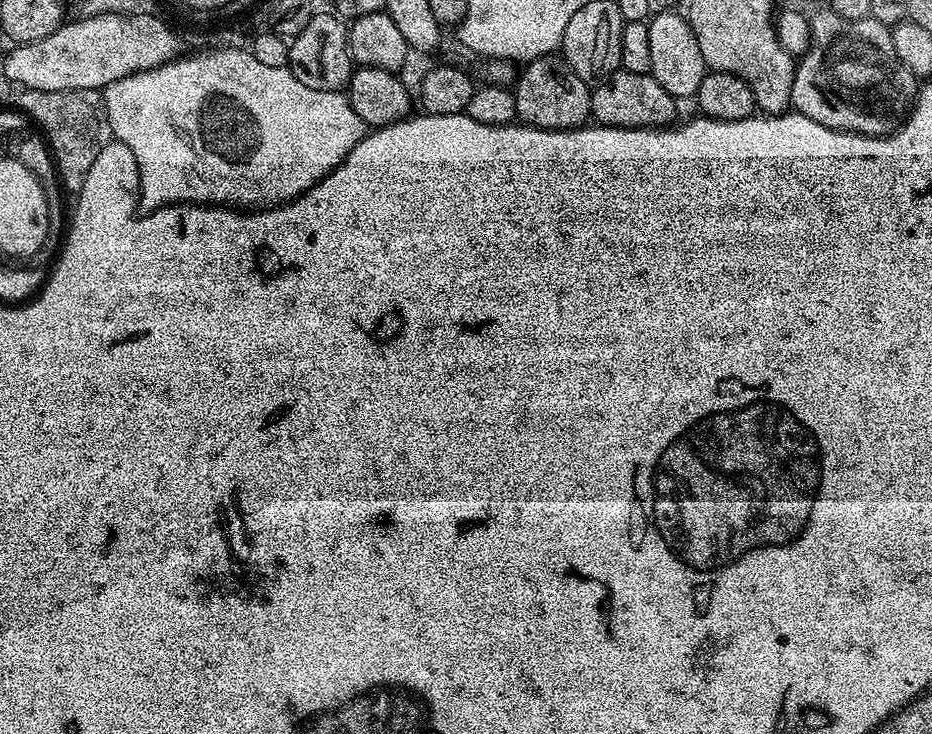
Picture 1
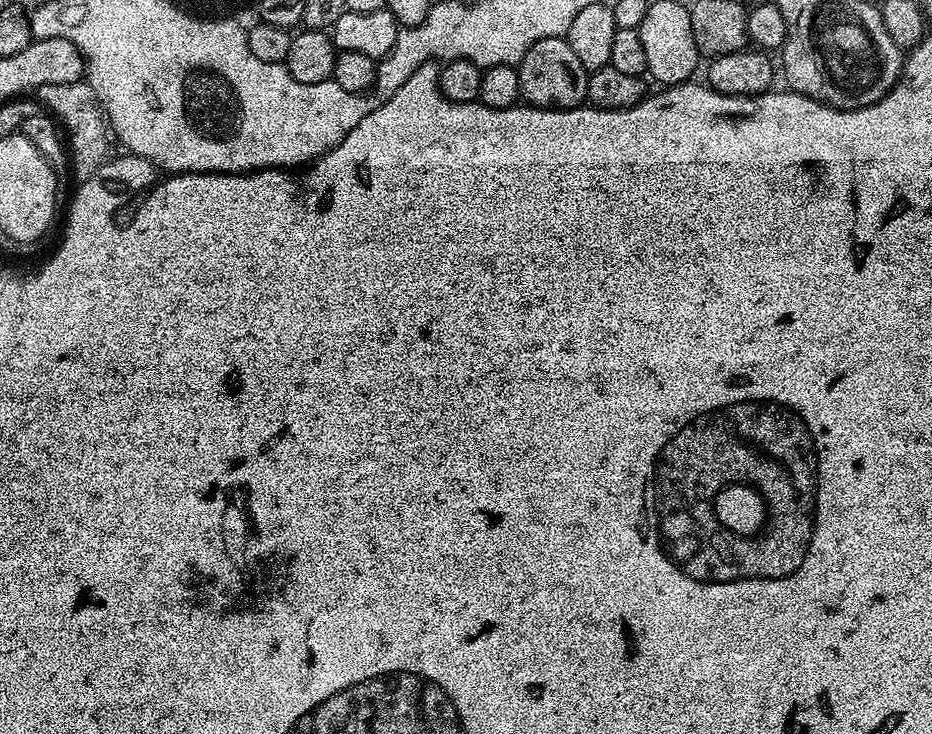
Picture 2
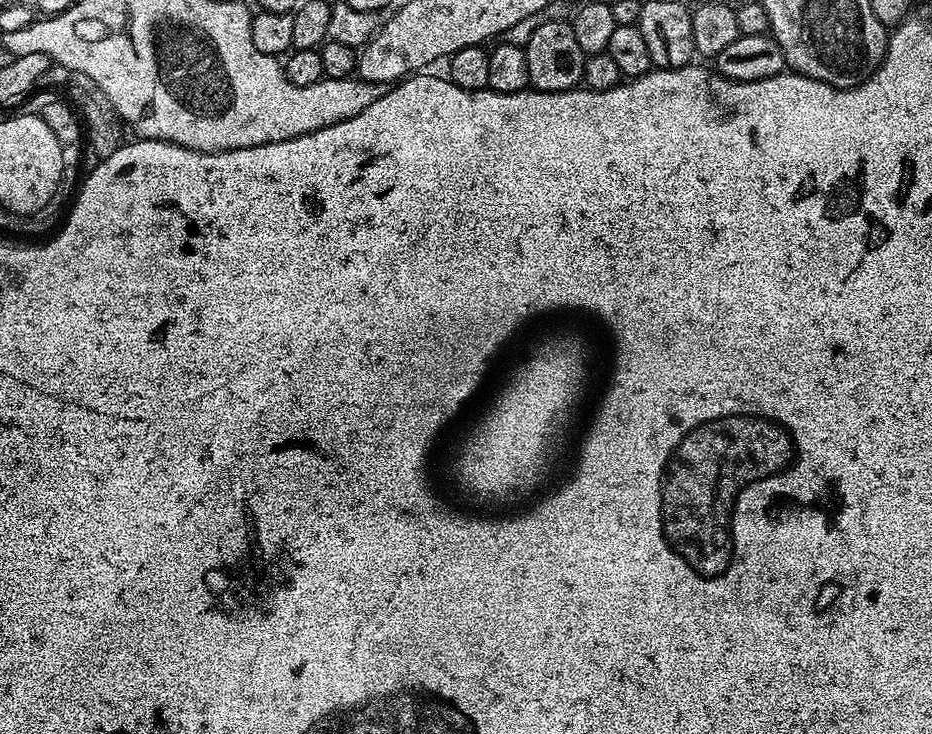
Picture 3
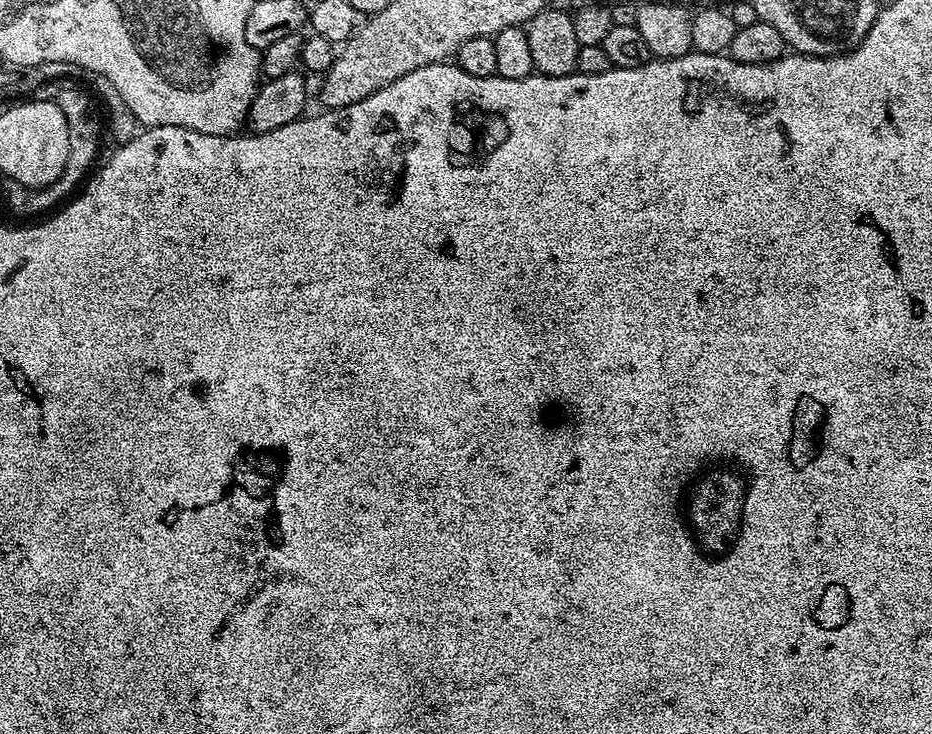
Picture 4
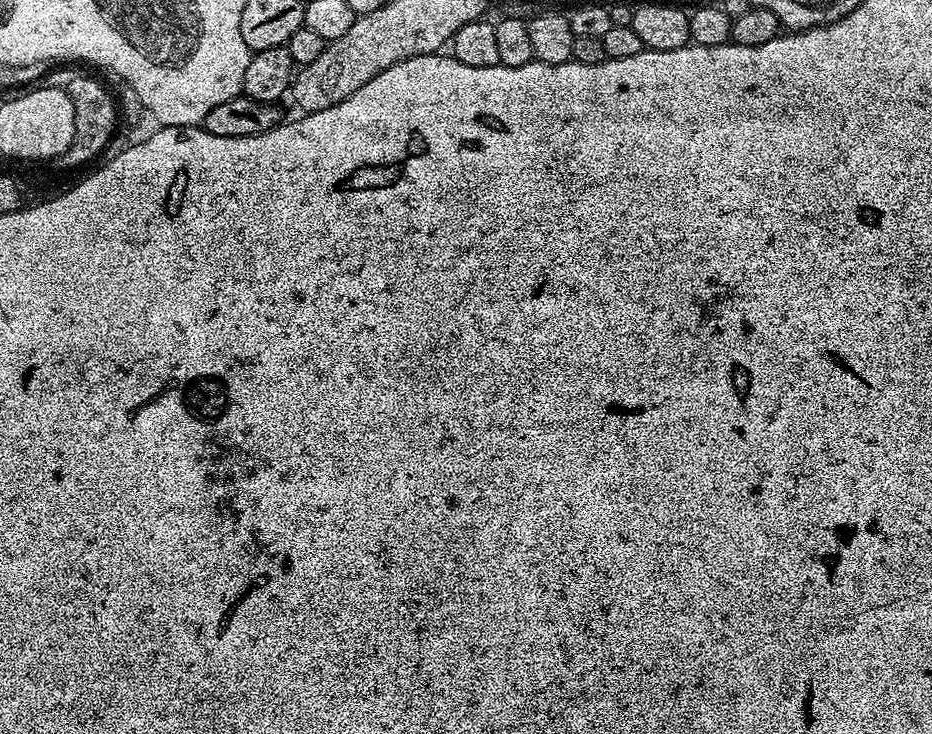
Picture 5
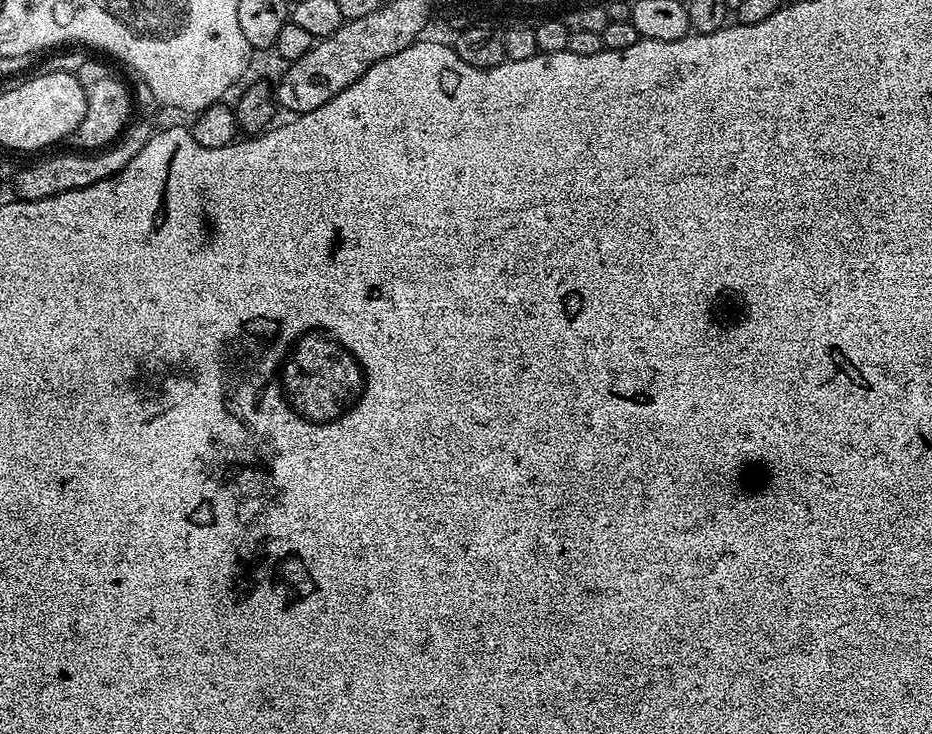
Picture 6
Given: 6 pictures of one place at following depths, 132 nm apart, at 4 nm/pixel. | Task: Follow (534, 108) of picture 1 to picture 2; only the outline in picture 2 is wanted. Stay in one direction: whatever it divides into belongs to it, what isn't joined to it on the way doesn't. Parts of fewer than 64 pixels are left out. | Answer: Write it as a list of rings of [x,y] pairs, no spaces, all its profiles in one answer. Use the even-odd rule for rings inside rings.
[[[542,38],[542,42],[534,42],[530,50],[520,59],[520,95],[525,105],[534,108],[579,108],[588,99],[588,69],[578,62],[578,54],[574,54],[574,46],[570,46],[567,38]]]

